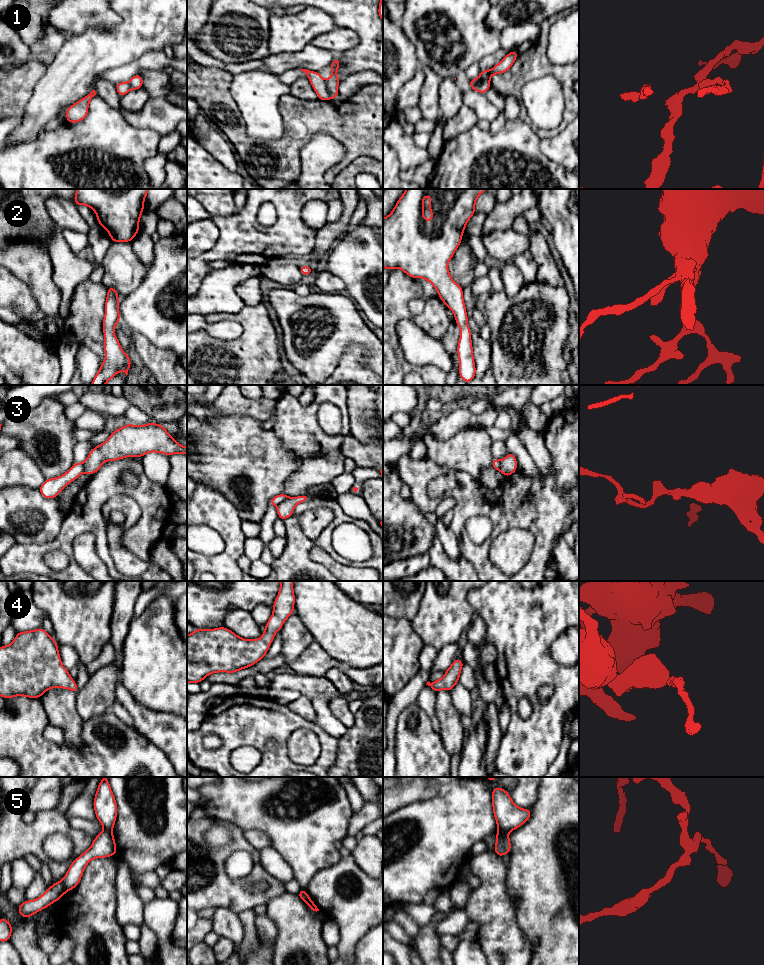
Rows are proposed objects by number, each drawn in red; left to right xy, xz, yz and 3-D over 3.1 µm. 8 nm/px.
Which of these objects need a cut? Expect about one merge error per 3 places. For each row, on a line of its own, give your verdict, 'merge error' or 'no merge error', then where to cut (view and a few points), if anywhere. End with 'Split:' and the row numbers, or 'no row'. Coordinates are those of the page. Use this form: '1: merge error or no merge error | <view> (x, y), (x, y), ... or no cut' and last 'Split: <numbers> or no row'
1: merge error | yz (489, 80), (483, 80), (470, 86)
2: no merge error | no cut
3: merge error | xz (288, 497), (277, 506)
4: no merge error | no cut
5: merge error | yz (499, 829), (507, 834)
Split: 1, 3, 5

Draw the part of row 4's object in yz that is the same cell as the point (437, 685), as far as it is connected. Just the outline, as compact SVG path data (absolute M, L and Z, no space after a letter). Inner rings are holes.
M456 658L451 666L446 669L445 675L441 679L438 679L433 683L428 681L426 685L430 686L434 692L445 689L450 692L453 687L459 683L461 669L464 664L463 661Z

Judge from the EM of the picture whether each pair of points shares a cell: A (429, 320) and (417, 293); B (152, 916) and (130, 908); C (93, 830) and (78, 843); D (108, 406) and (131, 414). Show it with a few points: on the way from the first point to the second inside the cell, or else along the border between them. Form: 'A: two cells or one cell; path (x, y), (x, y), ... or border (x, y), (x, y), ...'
A: one cell; path (429, 313), (429, 303), (424, 298)
B: two cells; border (143, 905), (144, 922)
C: two cells; border (68, 820), (73, 828), (85, 831), (93, 839)
D: two cells; border (131, 405), (123, 415)

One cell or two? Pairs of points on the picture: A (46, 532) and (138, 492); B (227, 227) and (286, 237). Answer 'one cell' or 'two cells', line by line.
A: two cells
B: one cell

